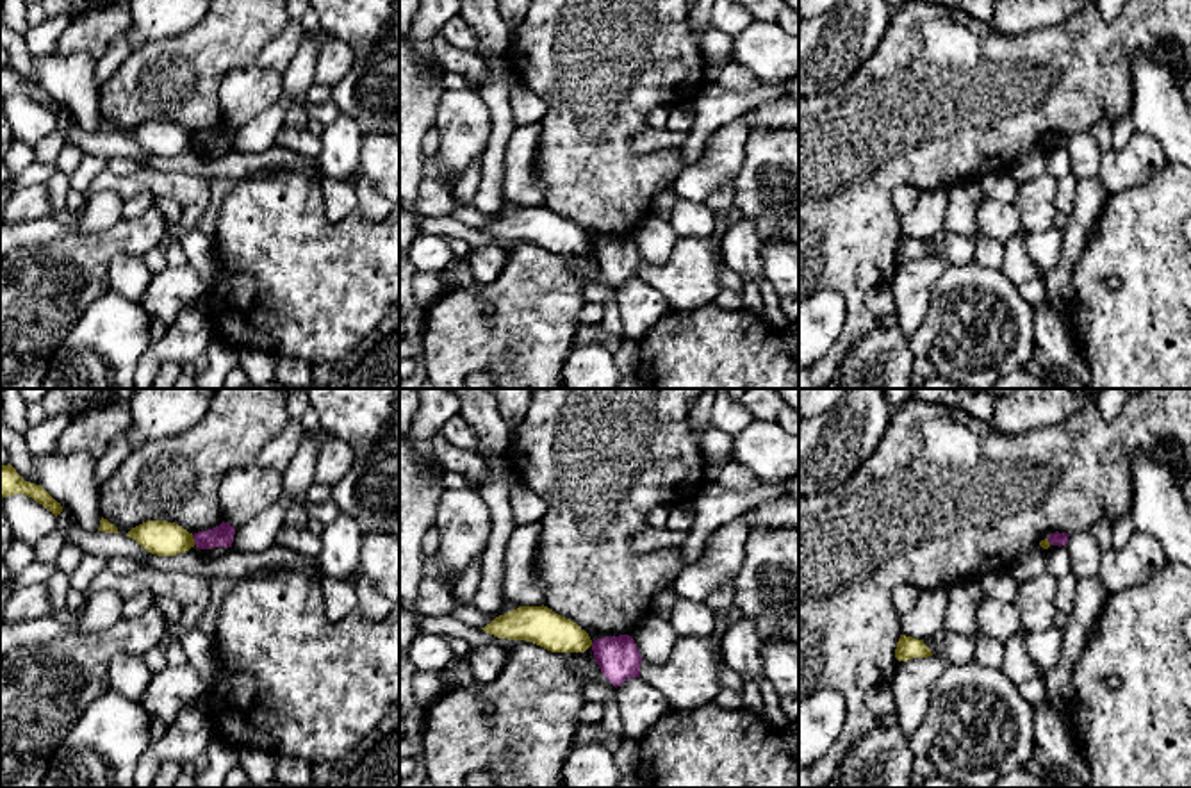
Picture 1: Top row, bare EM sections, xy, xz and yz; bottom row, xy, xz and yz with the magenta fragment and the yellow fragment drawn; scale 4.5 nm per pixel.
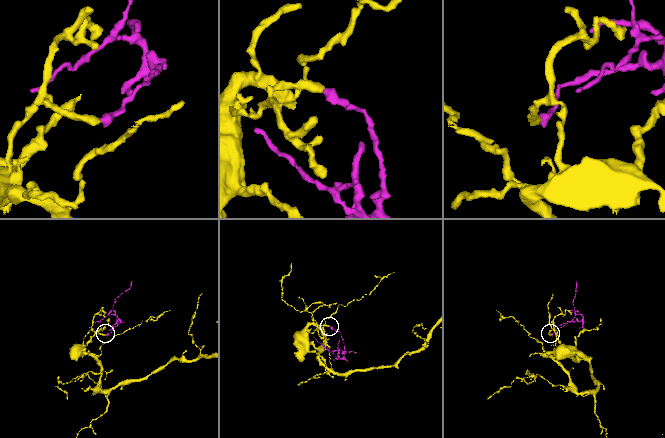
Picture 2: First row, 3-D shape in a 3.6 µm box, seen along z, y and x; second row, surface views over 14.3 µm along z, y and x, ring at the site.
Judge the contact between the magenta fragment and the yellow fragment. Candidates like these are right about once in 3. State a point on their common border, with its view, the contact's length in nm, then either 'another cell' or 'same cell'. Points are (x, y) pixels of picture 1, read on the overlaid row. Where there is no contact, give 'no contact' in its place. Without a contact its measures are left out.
contact xy (195, 541); length 50 nm; another cell

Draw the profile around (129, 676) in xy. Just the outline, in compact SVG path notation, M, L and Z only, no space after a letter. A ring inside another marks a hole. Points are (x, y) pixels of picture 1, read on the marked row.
M116 654L109 663L111 688L119 695L141 702L153 674L136 654Z

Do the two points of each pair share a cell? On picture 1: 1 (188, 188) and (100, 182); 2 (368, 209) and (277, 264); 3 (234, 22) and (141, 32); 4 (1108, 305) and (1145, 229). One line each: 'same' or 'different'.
1: same
2: different
3: different
4: same

